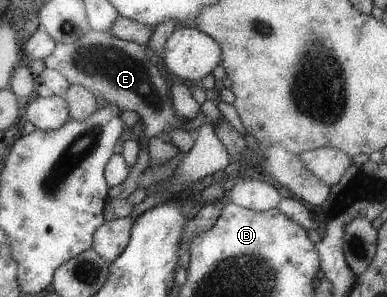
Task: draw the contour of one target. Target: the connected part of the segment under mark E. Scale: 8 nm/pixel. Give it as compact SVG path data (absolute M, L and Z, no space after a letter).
M90 30L89 32L86 32L83 36L80 36L79 40L76 40L75 42L72 42L71 44L63 44L58 43L56 46L56 50L48 56L44 60L44 64L46 65L46 69L53 69L54 71L60 72L62 75L66 76L68 78L68 82L70 82L71 85L81 85L85 88L88 88L90 92L94 94L94 96L99 96L101 98L104 98L108 104L116 104L116 106L120 106L122 110L126 111L135 111L142 123L144 124L144 130L142 131L141 136L136 140L140 145L146 146L148 145L148 141L153 136L160 135L160 133L165 133L166 128L170 128L170 131L173 133L175 131L172 131L172 128L186 128L188 126L188 122L184 120L184 118L180 118L180 116L176 116L176 110L172 108L172 97L171 97L171 88L168 88L168 84L166 84L166 78L162 76L160 77L160 68L158 68L158 64L156 62L150 60L150 56L146 54L146 50L144 50L144 44L131 42L131 41L124 41L120 38L117 38L116 36L113 36L112 34L109 34L107 32L100 32L96 30Z

